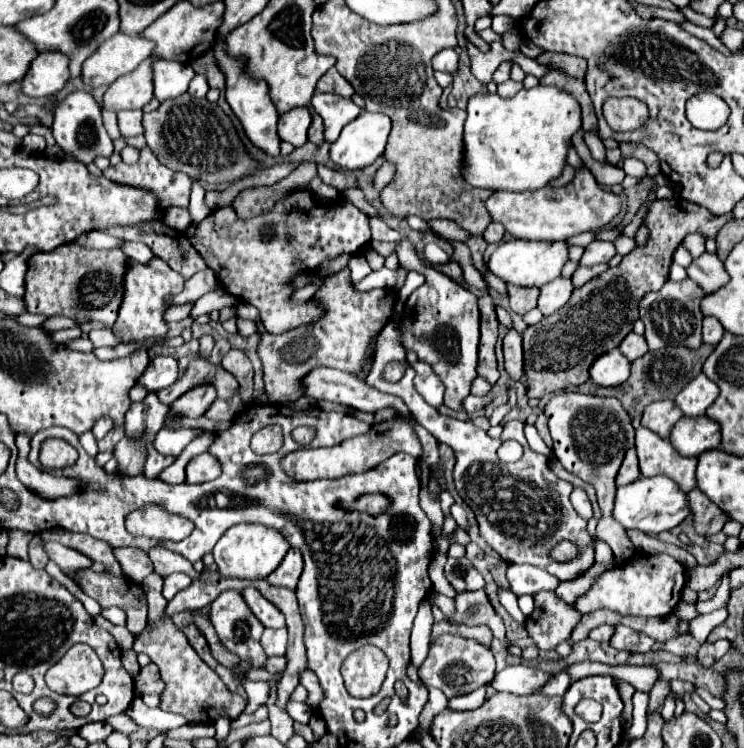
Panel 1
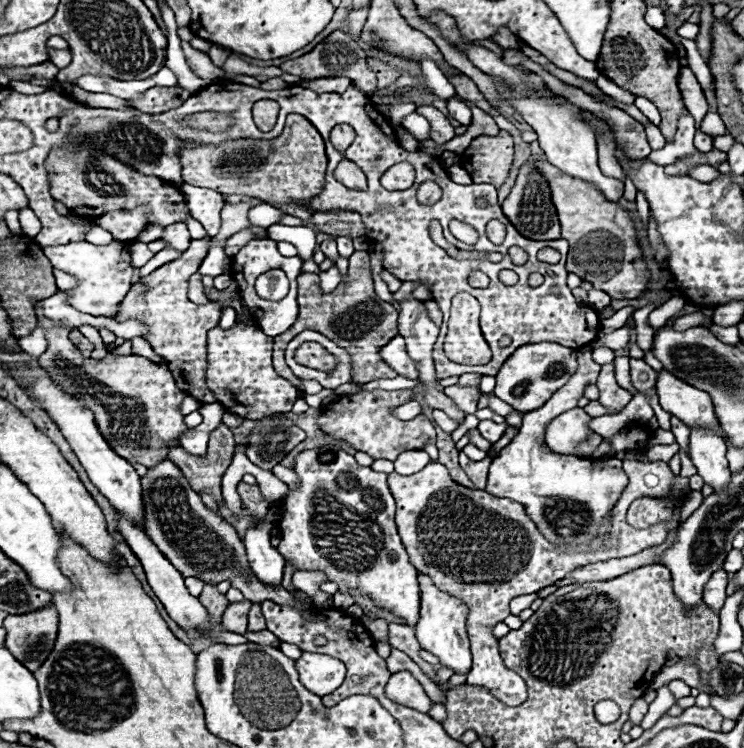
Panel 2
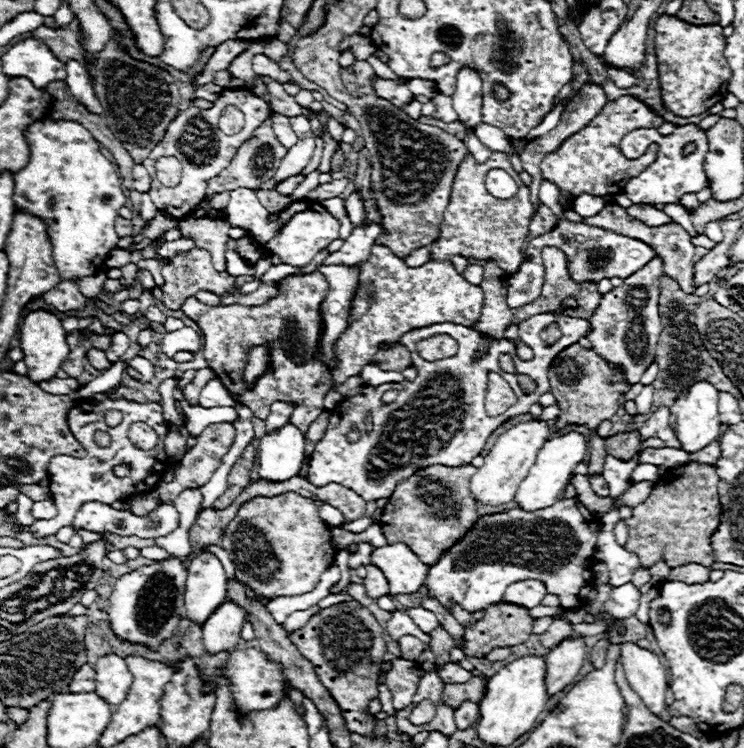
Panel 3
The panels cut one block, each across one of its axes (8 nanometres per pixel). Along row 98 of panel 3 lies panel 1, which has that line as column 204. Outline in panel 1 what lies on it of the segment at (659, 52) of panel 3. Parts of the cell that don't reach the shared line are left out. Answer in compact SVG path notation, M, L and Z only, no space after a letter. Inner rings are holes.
M150 574L144 582L144 592L148 598L148 620L152 620L154 630L150 632L142 632L136 636L132 650L136 654L144 652L150 656L150 660L158 666L160 676L164 678L164 692L160 694L160 708L166 712L174 712L174 714L182 714L186 720L194 722L214 722L220 714L226 714L230 720L236 720L244 708L246 708L246 700L238 694L232 694L224 682L218 678L218 674L208 668L202 658L194 652L194 648L188 644L186 636L182 634L182 630L178 630L172 620L158 620L162 618L166 600L162 596L162 576L160 574Z

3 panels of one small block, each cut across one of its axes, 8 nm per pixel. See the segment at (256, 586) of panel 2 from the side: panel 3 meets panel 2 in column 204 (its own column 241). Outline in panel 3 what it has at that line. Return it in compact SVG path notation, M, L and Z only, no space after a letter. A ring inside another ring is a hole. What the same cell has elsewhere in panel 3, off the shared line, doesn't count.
M286 492L282 496L274 498L252 498L250 502L242 504L234 520L226 526L222 548L232 552L238 552L236 562L236 578L252 588L260 596L298 596L306 594L316 588L320 582L320 576L334 564L334 548L330 544L330 532L326 524L320 520L316 504L312 498L304 498L296 492Z

